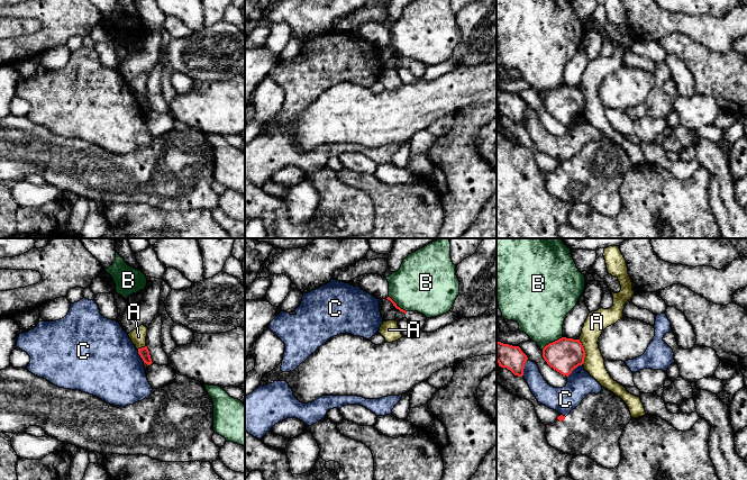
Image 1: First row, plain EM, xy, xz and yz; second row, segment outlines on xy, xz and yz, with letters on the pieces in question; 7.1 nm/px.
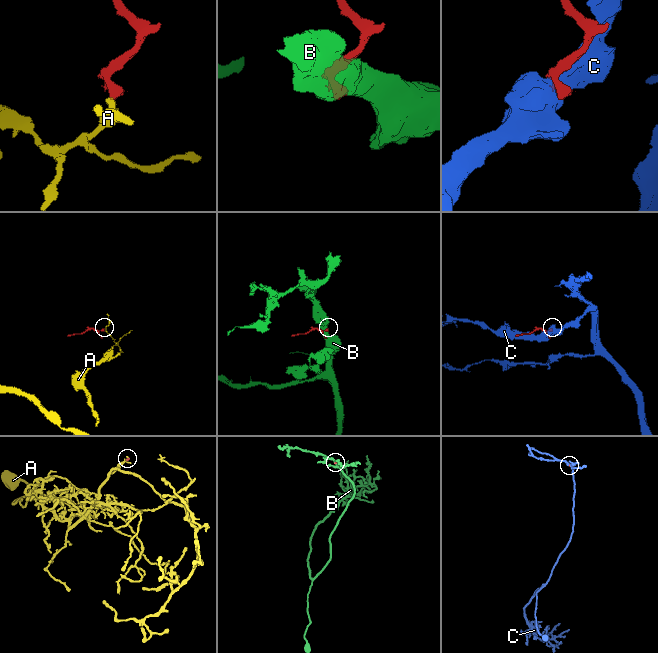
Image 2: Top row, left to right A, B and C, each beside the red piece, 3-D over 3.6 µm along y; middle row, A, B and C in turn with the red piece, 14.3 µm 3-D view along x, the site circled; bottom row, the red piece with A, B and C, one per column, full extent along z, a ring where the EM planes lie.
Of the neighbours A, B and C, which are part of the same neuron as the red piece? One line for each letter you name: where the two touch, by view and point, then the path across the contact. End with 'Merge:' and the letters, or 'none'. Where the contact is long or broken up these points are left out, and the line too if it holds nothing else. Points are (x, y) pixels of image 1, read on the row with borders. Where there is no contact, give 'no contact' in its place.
Merge: none

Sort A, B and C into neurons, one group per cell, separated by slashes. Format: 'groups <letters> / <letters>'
groups A / B / C

